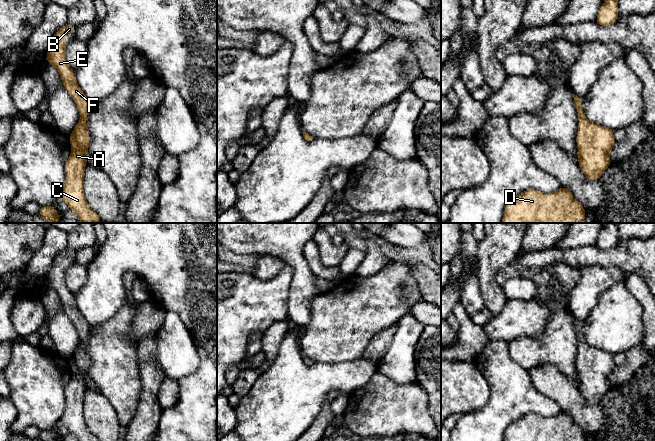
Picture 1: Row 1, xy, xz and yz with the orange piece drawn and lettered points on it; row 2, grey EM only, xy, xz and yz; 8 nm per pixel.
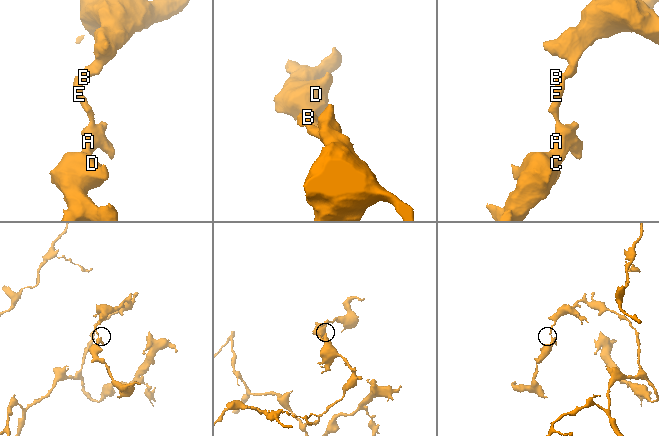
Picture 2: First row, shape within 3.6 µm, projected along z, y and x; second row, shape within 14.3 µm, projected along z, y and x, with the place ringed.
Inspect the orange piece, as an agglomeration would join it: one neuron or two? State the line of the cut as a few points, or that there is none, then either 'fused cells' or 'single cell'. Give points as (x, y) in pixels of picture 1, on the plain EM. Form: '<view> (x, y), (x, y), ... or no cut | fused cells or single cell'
no cut | single cell

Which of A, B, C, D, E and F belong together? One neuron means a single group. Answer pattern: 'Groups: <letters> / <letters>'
Groups: A B C D E F

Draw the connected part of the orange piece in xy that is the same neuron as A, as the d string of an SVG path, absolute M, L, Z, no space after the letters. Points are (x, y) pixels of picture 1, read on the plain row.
M69 248L61 251L54 258L46 277L47 287L58 294L63 310L74 323L80 338L78 348L68 361L71 367L71 378L64 391L65 409L59 420L78 441L99 441L89 431L84 419L84 394L87 390L88 370L91 365L86 348L90 325L78 309L75 295L66 286L67 267L64 259L75 257L75 255L76 251Z

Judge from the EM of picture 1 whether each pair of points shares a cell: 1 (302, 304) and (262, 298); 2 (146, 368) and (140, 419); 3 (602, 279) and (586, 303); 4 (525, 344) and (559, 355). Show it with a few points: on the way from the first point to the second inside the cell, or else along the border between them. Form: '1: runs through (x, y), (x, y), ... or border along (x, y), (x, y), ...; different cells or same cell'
1: border along (292, 279), (289, 285), (287, 318); different cells
2: runs through (148, 381), (148, 406); same cell
3: runs through (596, 285), (586, 297); same cell
4: runs through (533, 350), (551, 350); same cell

